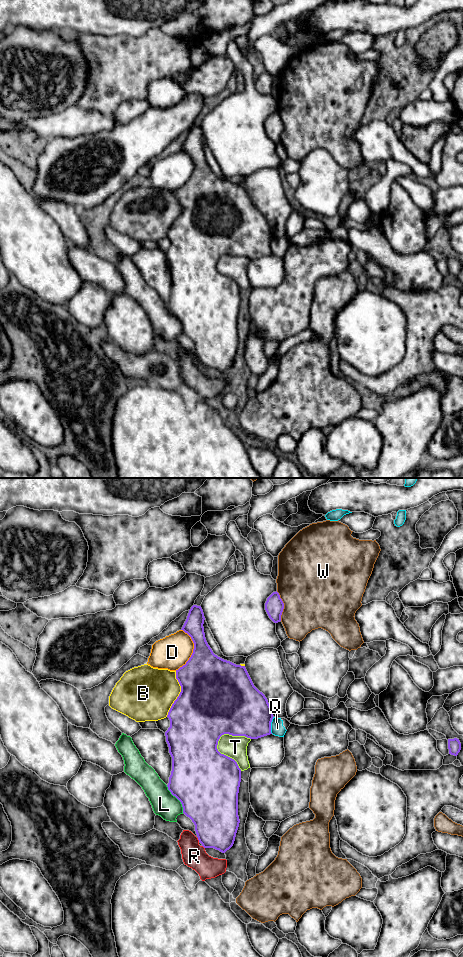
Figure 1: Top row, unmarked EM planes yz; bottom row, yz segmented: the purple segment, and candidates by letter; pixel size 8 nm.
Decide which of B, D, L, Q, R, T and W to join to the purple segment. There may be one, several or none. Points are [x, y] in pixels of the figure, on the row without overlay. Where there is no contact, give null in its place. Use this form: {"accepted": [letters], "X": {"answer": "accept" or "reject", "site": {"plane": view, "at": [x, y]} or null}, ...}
{"accepted": [], "B": {"answer": "reject", "site": {"plane": "yz", "at": [179, 214]}}, "D": {"answer": "reject", "site": {"plane": "yz", "at": [193, 171]}}, "L": {"answer": "reject", "site": {"plane": "yz", "at": [177, 318]}}, "Q": {"answer": "reject", "site": {"plane": "yz", "at": [270, 245]}}, "R": {"answer": "reject", "site": {"plane": "yz", "at": [198, 359]}}, "T": {"answer": "reject", "site": {"plane": "yz", "at": [223, 274]}}, "W": {"answer": "reject", "site": {"plane": "yz", "at": [283, 126]}}}

